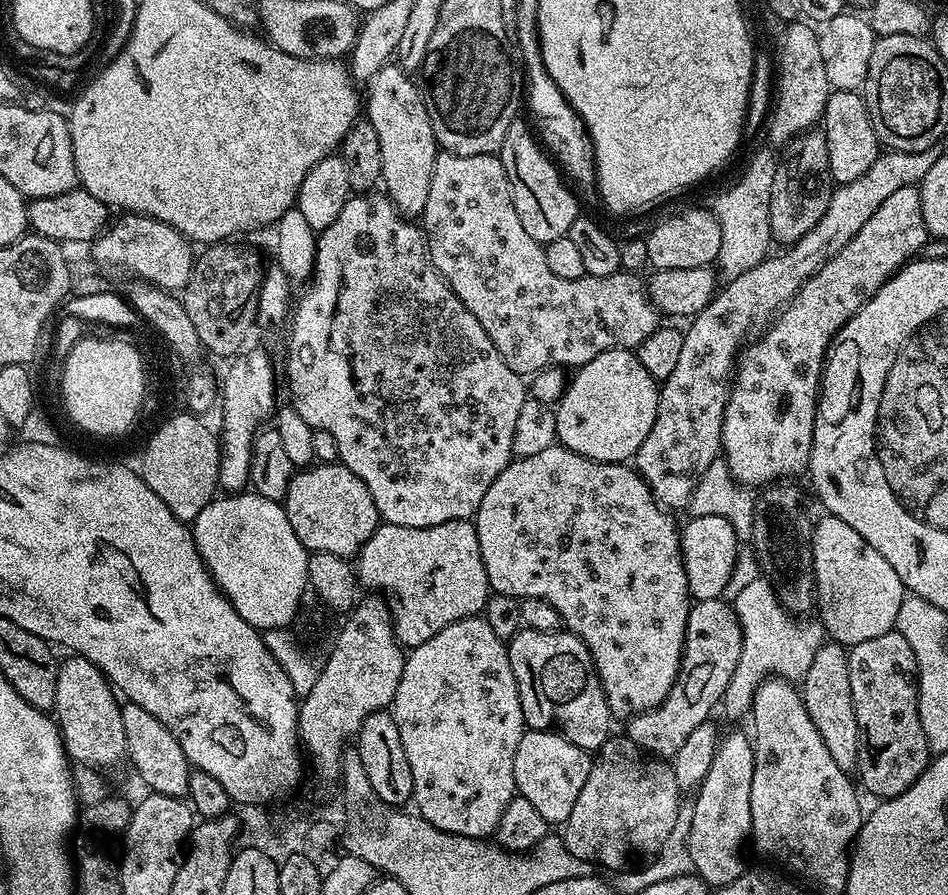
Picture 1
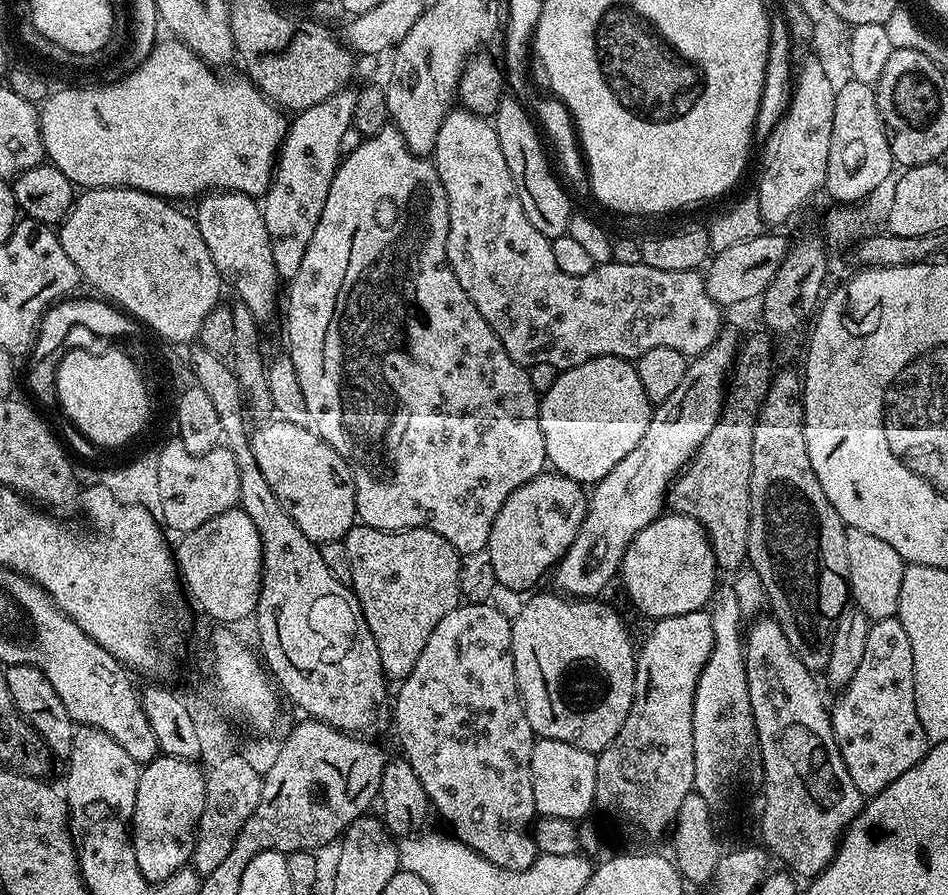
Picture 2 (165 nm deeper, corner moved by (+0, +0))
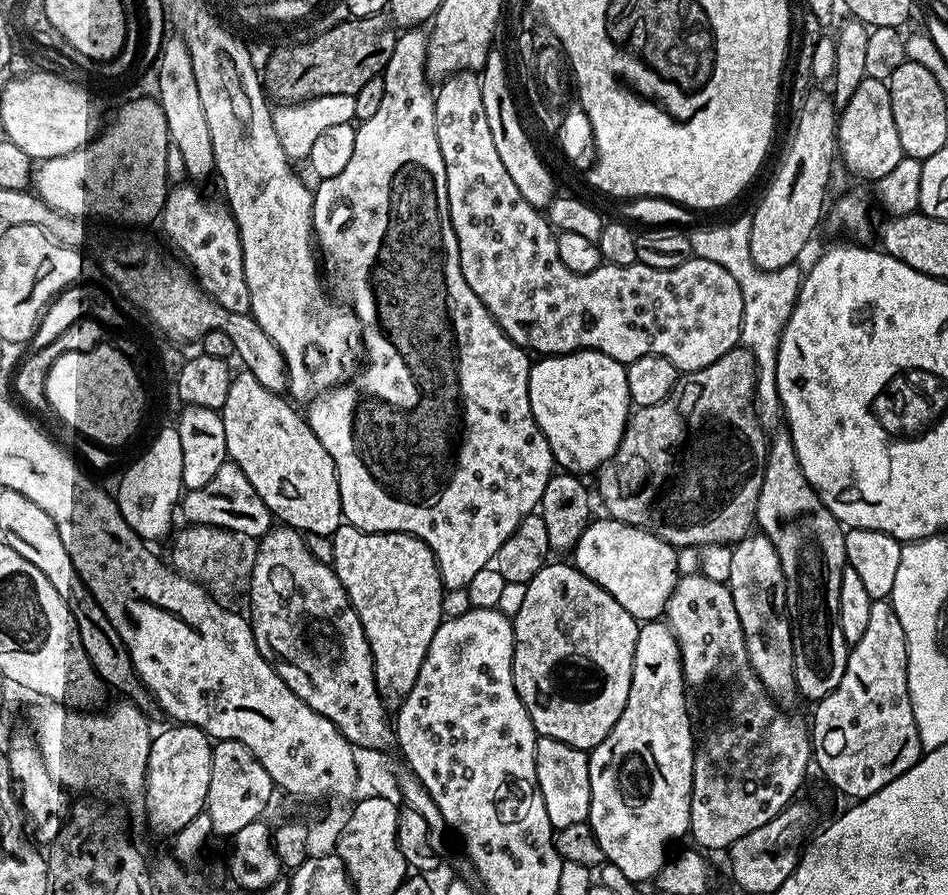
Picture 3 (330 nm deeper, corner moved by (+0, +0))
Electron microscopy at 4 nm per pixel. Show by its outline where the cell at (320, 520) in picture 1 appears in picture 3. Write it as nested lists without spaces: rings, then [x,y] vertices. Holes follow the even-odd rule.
[[[247,370],[237,371],[230,382],[230,394],[226,394],[226,402],[223,408],[219,409],[222,427],[226,430],[228,459],[240,467],[246,478],[250,478],[250,486],[258,490],[258,498],[266,502],[273,517],[281,525],[295,528],[301,534],[322,534],[331,537],[340,529],[344,520],[334,458],[326,454],[326,446],[318,442],[318,434],[314,434],[307,419],[301,413],[299,416],[291,406],[293,407],[281,393],[266,390],[266,386],[262,386],[262,382],[254,378],[254,374]]]

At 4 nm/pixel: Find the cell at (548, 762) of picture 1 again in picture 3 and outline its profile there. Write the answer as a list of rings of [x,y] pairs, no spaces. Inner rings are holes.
[[[539,737],[536,742],[536,781],[546,802],[546,814],[553,829],[574,826],[574,822],[585,822],[590,814],[590,766],[589,753],[583,748],[566,746],[558,738]]]

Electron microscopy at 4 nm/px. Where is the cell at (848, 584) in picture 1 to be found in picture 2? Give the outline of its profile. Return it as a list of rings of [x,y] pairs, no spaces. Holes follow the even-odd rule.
[[[848,528],[847,533],[846,558],[851,603],[861,608],[872,622],[896,616],[902,594],[905,560],[898,554],[898,550],[894,550],[894,546],[882,542],[882,538],[874,538],[874,534],[866,534],[866,530]]]

